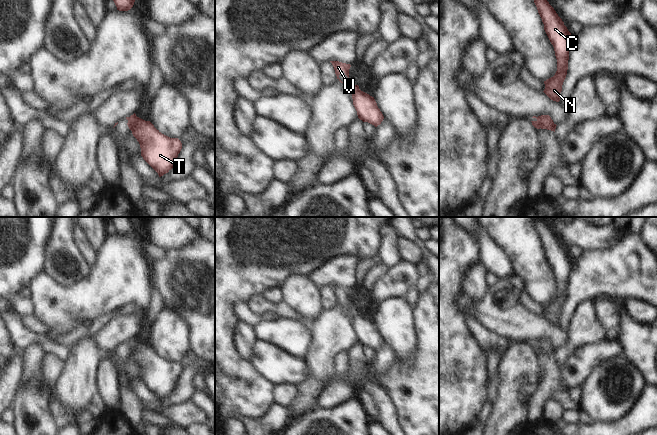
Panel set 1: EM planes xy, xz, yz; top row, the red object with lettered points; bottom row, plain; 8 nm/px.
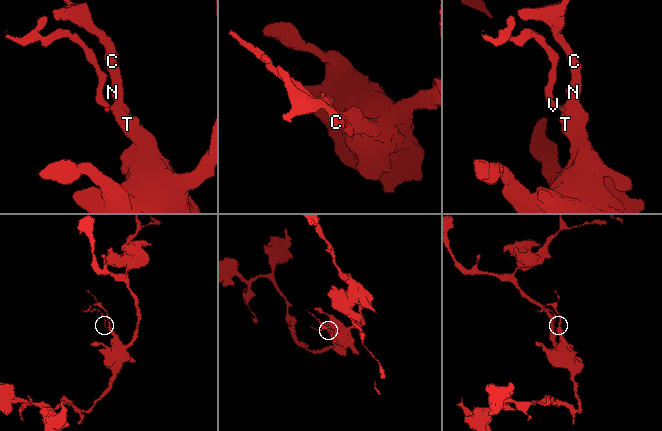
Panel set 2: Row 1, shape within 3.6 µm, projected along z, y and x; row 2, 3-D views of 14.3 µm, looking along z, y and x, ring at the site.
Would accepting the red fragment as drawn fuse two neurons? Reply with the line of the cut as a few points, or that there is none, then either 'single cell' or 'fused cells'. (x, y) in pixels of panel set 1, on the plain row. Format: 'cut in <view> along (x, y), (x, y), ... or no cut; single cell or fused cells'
cut in xy along (128, 341), (131, 353); fused cells

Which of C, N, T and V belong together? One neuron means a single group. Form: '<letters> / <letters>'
C N T / V

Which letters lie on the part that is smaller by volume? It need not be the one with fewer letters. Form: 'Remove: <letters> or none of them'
Remove: V

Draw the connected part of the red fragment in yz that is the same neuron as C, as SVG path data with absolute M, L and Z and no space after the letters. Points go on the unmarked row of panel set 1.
M534 217L534 227L544 248L544 254L554 271L557 283L555 299L544 305L544 317L553 325L560 325L562 309L567 299L569 275L572 268L572 259L549 228L546 217Z

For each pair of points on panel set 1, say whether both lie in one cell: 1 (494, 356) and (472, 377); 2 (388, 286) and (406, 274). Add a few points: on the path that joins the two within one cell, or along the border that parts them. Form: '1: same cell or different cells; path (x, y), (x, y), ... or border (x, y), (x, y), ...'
1: different cells; border (486, 353), (487, 387)
2: same cell; path (392, 284), (402, 276)

